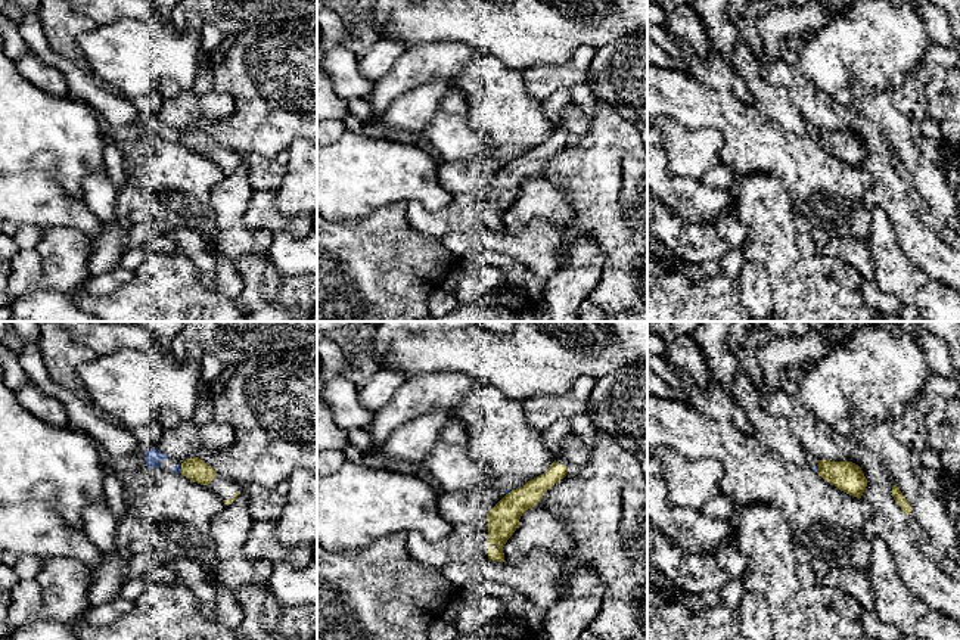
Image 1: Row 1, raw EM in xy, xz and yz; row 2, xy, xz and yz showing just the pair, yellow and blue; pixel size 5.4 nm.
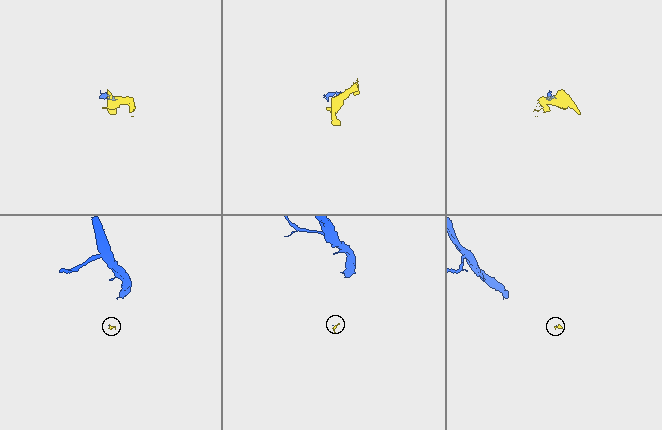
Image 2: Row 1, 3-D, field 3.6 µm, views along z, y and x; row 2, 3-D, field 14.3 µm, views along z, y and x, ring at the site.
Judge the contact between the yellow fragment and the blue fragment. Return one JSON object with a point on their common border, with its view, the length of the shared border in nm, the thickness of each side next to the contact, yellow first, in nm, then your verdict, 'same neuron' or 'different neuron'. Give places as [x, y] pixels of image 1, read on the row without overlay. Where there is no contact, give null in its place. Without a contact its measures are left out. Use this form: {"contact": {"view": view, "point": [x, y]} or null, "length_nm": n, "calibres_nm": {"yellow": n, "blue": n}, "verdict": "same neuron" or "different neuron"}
{"contact": {"view": "xy", "point": [182, 139]}, "length_nm": 50, "calibres_nm": {"yellow": 120, "blue": 50}, "verdict": "different neuron"}

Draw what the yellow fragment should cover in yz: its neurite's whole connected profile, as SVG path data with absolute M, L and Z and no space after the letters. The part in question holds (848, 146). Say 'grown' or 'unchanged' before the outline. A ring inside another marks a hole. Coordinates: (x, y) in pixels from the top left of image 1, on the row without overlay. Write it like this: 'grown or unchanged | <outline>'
unchanged | M818 130L817 143L841 161L861 168L867 149L861 137L852 131Z

